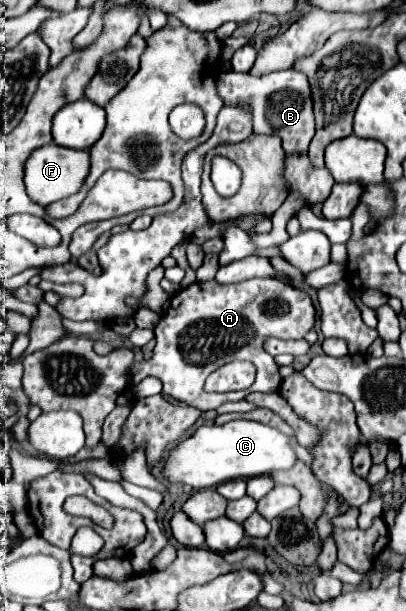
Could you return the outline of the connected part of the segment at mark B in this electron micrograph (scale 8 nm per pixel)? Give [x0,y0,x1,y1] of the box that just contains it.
[216,69,314,155]

